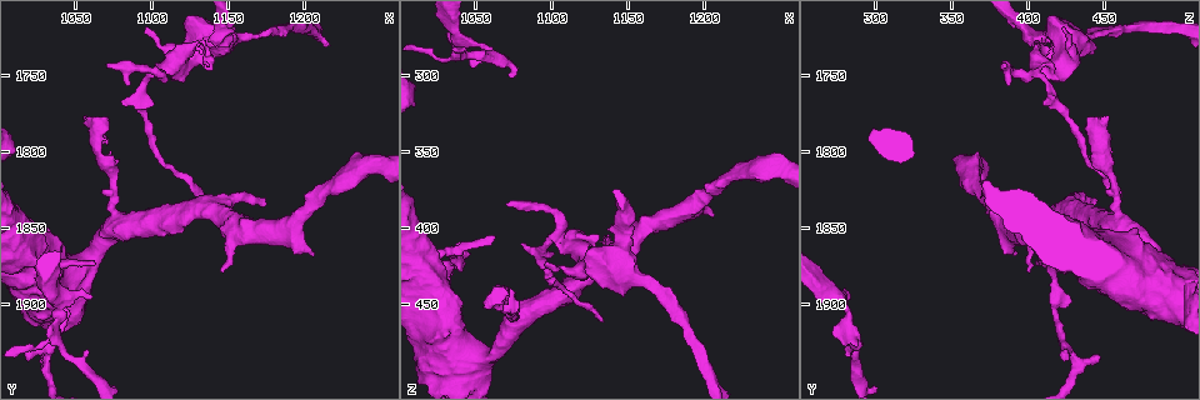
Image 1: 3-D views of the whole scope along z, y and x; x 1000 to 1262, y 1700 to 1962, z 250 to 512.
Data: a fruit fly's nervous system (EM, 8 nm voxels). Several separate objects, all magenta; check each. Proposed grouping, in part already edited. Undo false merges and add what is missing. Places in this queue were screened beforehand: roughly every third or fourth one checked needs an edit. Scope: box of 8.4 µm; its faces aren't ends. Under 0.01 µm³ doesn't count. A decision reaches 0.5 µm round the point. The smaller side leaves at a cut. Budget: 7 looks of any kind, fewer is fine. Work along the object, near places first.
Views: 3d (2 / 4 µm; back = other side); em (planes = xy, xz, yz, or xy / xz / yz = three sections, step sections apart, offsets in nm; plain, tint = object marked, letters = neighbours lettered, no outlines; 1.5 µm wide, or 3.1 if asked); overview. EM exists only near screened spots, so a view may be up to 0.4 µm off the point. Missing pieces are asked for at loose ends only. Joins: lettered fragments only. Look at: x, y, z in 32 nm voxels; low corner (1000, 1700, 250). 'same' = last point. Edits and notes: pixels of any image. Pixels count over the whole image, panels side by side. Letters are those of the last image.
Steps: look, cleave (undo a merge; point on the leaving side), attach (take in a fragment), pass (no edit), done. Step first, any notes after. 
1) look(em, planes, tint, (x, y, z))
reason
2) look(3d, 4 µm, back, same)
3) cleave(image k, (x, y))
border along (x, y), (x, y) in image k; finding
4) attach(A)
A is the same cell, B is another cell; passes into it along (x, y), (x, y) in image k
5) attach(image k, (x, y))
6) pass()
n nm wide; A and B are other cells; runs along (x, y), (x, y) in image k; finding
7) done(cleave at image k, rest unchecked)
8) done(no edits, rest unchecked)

look(3d, 2 µm, (1104, 1748, 402))
four or more arms meet

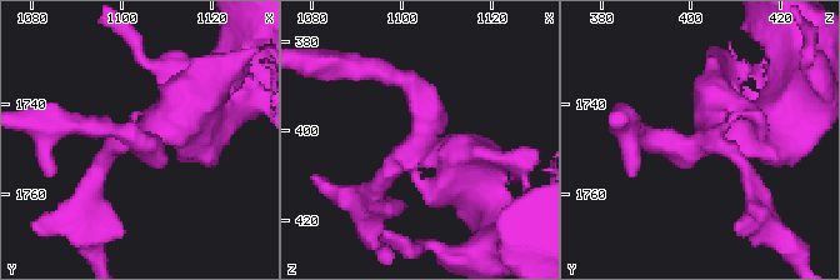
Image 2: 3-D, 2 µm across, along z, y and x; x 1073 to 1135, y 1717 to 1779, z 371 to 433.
look(em, planes, tint, (1104, 1748, 404))
4 arms; need the tissue

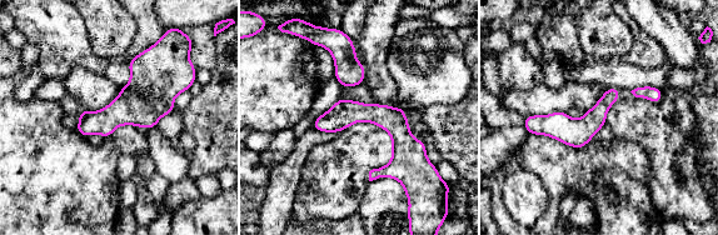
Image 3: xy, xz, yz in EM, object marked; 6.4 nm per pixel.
look(em, planes, letters, same)
what lies round it

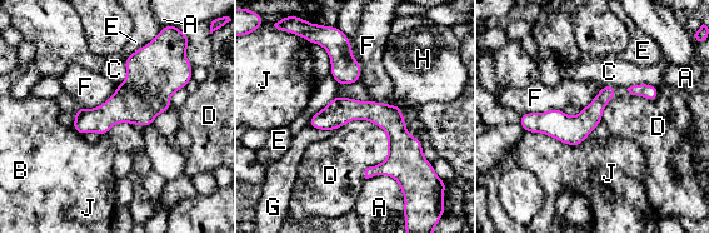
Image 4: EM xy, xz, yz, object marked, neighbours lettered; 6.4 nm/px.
pass()
180 nm wide; A, B, C, D, E, F, G, H and J are other cells; border along (351, 119), (387, 135), (364, 178) in image 4; all the same cell

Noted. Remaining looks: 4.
look(3d, 4 µm, (1030, 1852, 472))
thick end

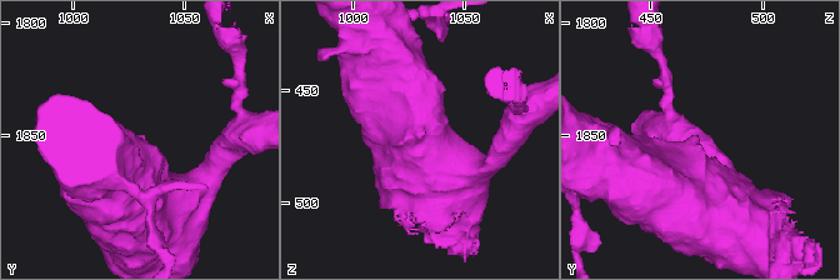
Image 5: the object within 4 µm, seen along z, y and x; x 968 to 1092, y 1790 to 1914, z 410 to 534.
look(em, planes, plain, (1031, 1853, 471))

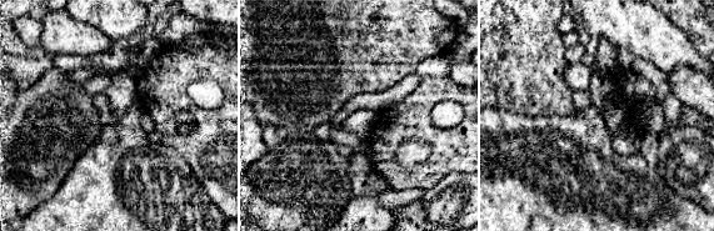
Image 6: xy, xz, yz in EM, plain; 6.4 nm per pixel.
look(em, planes, letters, same)
see the neighbours

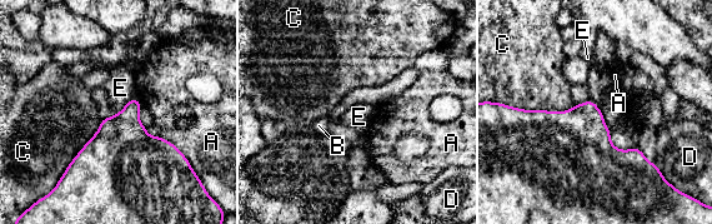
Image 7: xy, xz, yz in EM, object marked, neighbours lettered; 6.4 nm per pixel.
pass()
A, B, C, D and E are other cells; none of them fits

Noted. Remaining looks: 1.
done(no edits, rest unchecked)

